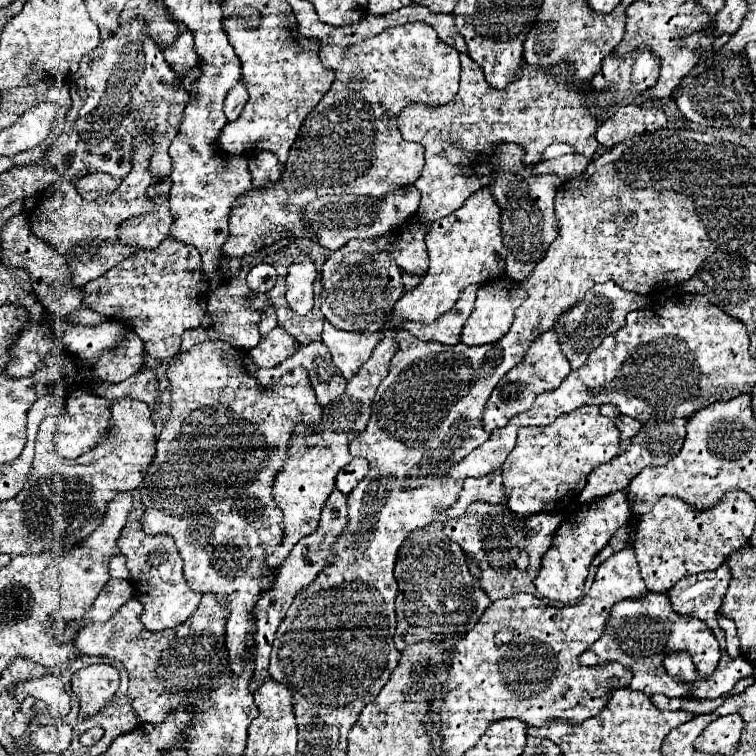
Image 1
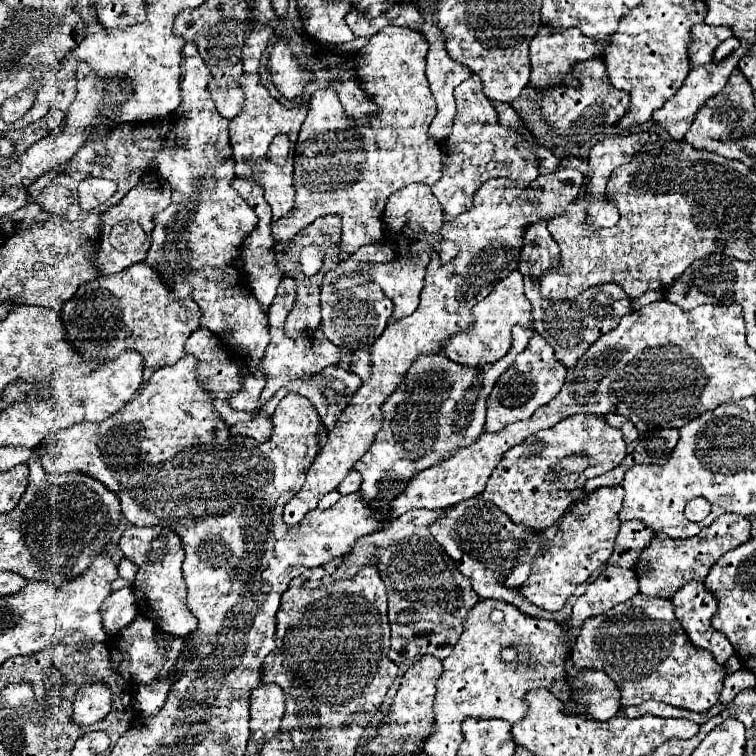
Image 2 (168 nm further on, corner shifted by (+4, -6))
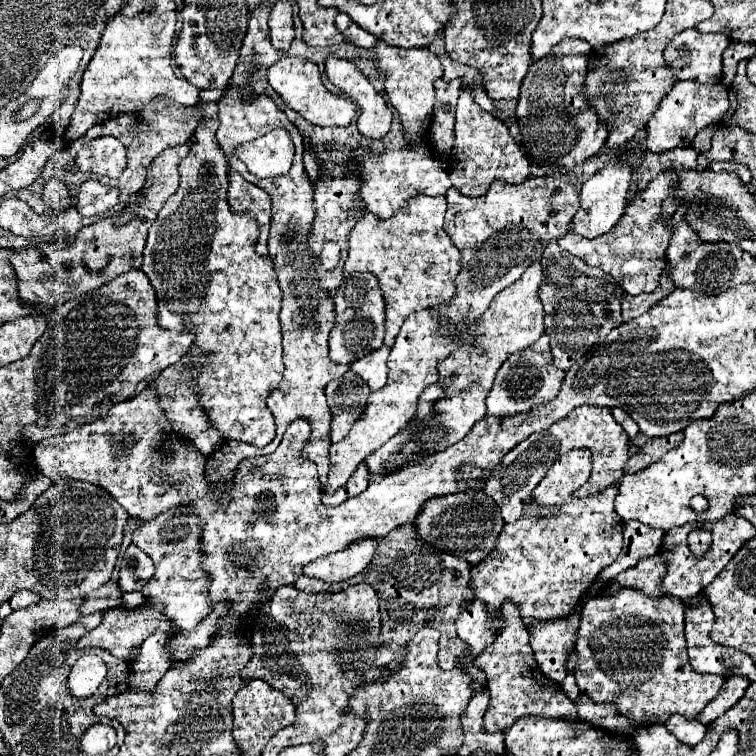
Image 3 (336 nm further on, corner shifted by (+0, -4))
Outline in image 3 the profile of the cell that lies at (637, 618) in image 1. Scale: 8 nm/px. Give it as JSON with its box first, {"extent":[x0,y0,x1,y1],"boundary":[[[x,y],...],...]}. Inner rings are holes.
{"extent":[575,590,725,722],"boundary":[[[623,590],[609,598],[591,598],[581,612],[579,640],[577,640],[577,664],[575,680],[581,692],[589,694],[595,702],[611,702],[621,714],[629,716],[633,722],[649,722],[651,716],[665,720],[671,714],[683,714],[687,720],[697,718],[697,714],[719,694],[725,678],[715,674],[699,674],[691,668],[687,660],[685,630],[683,630],[683,602],[673,596],[651,598],[643,592]]]}

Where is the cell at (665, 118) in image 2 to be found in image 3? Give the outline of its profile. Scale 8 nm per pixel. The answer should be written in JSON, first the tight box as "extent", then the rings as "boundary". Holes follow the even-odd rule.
{"extent":[647,82,729,152],"boundary":[[[677,82],[671,92],[661,100],[657,112],[647,124],[647,150],[649,152],[667,152],[671,148],[685,148],[691,144],[695,134],[717,122],[729,108],[727,88],[723,84],[699,84],[699,82]]]}

